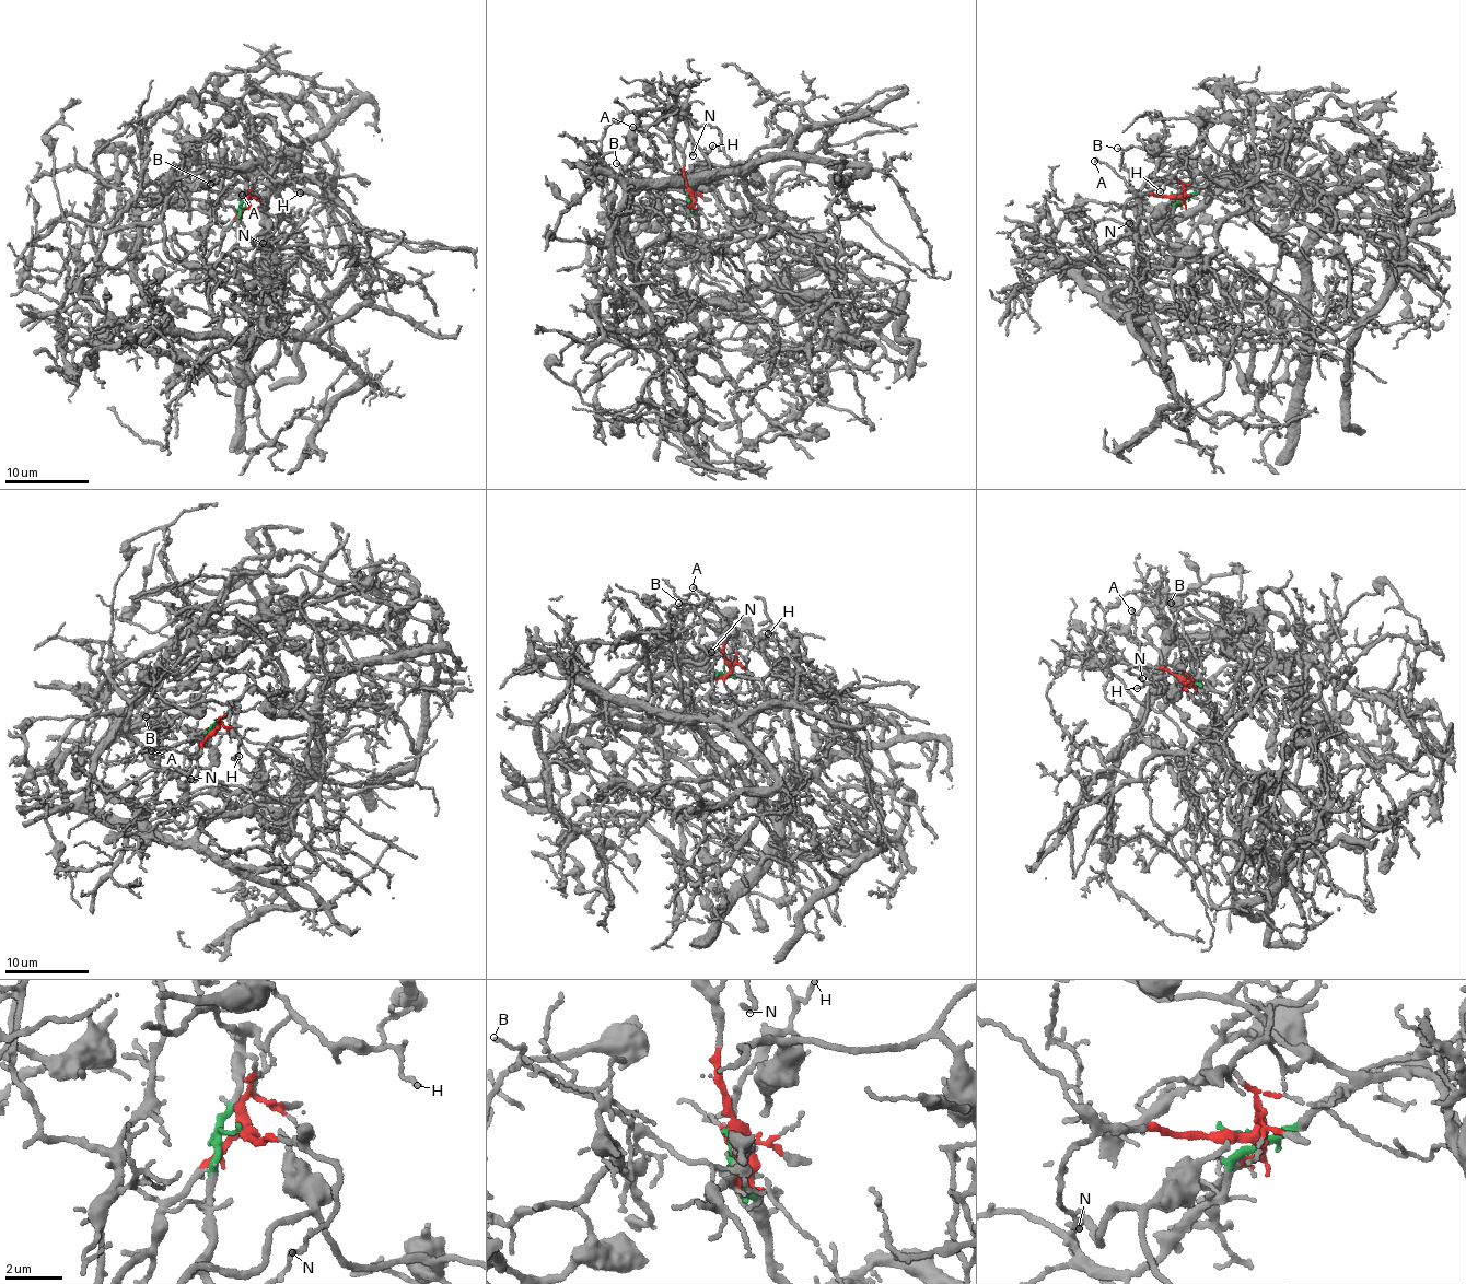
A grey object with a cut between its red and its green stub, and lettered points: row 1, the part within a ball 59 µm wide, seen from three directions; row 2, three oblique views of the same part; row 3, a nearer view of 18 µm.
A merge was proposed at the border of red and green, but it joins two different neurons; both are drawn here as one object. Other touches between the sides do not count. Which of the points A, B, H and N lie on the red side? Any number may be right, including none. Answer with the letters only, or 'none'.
A, N

